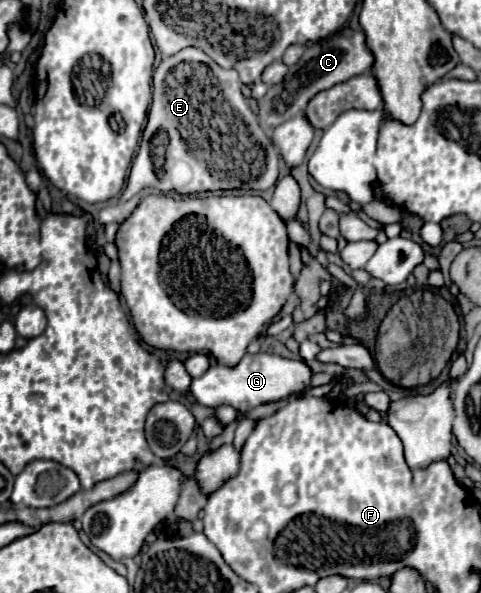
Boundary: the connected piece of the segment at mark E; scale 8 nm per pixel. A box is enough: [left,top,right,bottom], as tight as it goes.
[122,48,280,202]

